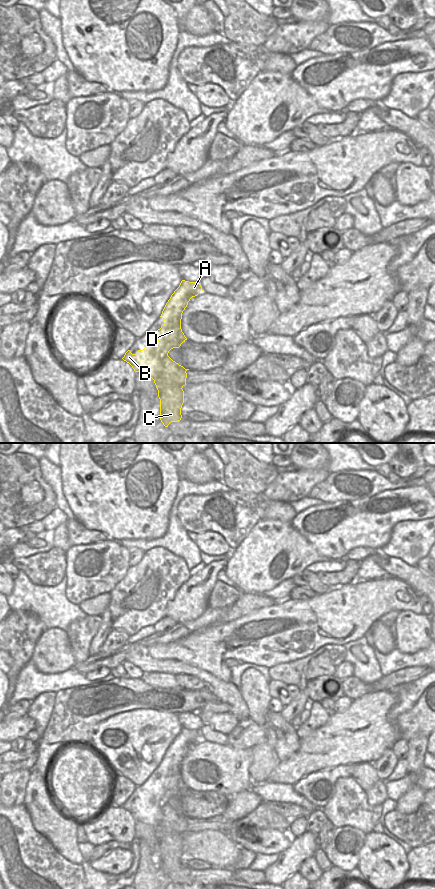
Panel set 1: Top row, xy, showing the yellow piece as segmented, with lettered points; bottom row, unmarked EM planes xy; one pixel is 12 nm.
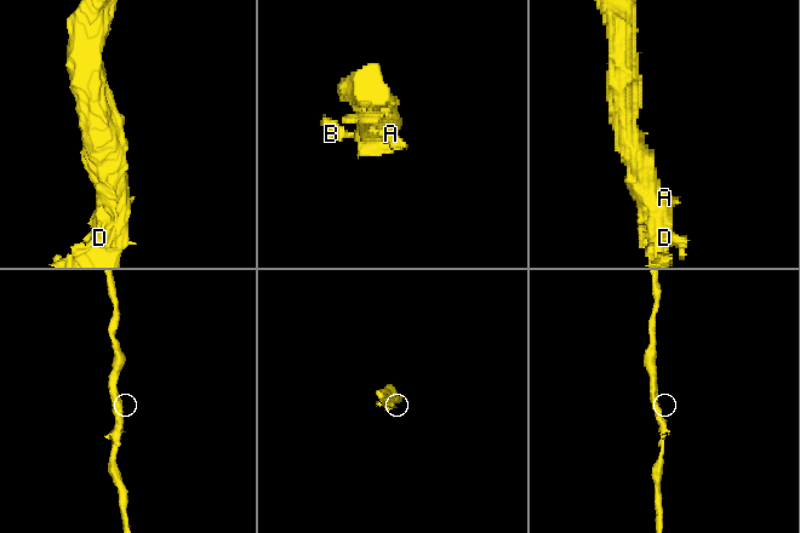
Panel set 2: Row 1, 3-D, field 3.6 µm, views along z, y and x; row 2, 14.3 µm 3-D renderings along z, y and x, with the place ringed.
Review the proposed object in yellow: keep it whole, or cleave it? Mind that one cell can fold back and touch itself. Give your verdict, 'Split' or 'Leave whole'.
Leave whole

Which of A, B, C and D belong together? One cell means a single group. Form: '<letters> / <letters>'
A B C D

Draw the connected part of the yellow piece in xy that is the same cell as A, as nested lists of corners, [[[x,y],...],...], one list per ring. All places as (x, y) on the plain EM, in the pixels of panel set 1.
[[[182,728],[160,764],[165,770],[155,781],[160,787],[148,790],[146,795],[138,798],[136,802],[128,798],[122,806],[135,820],[154,828],[160,847],[160,868],[165,875],[182,866],[182,836],[186,833],[186,819],[189,818],[173,809],[168,801],[173,796],[179,796],[187,788],[181,777],[182,761],[190,747],[197,744],[201,738],[199,730]]]

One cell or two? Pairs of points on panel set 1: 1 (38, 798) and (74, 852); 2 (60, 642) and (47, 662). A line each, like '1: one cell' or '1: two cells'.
1: one cell
2: one cell

